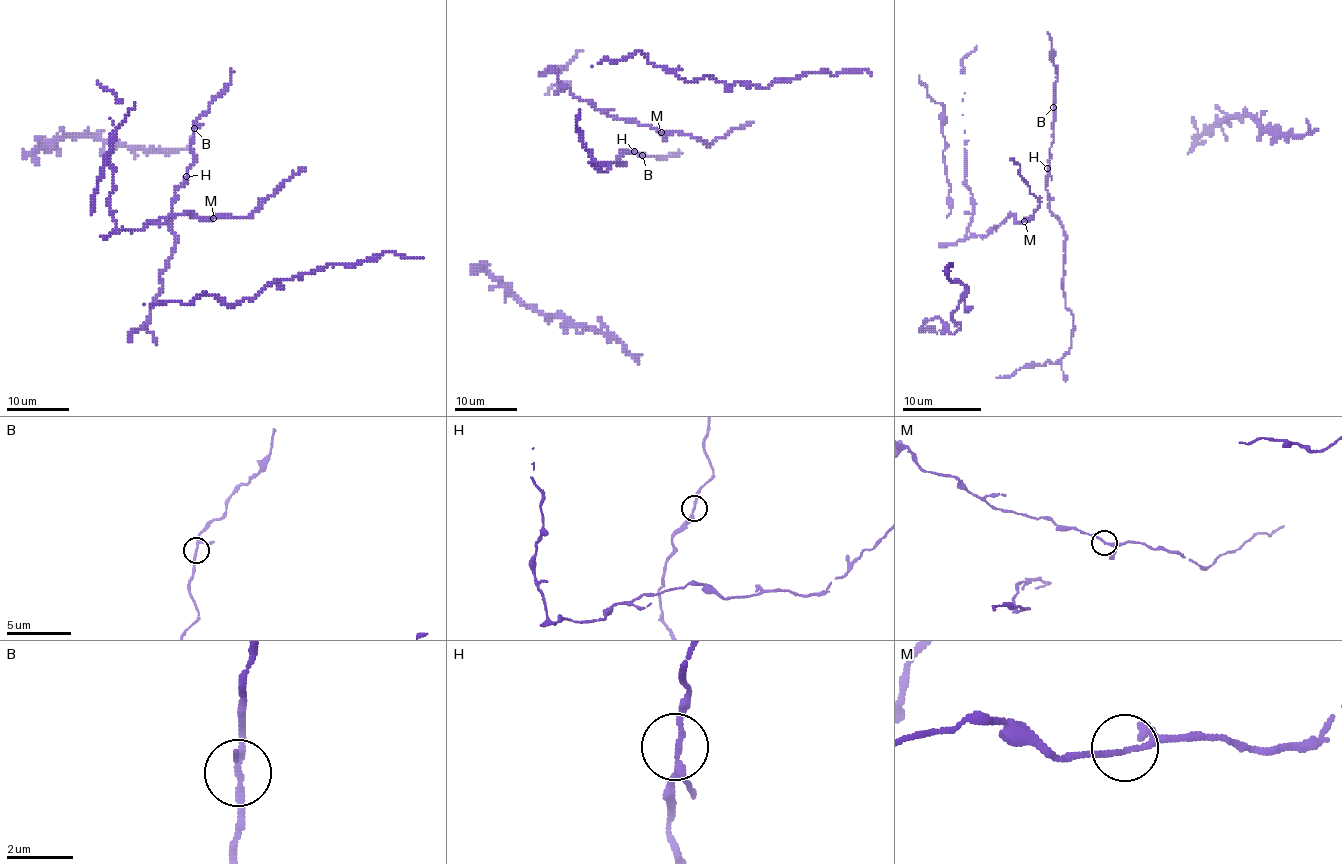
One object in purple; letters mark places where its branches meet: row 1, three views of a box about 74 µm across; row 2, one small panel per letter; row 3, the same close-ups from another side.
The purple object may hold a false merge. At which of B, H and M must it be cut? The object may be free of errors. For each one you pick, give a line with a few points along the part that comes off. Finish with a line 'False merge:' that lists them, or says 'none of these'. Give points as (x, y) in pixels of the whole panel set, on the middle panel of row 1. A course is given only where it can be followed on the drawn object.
False merge: none of these

